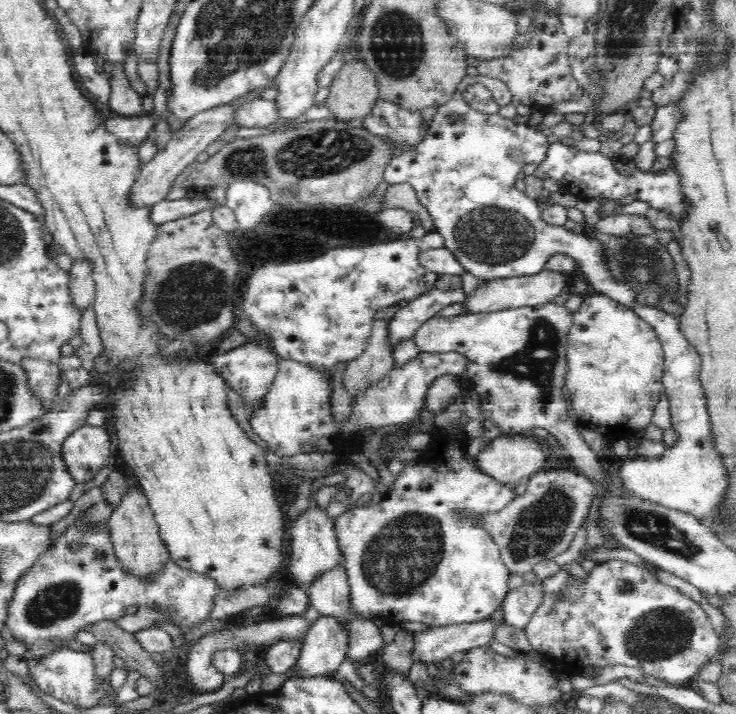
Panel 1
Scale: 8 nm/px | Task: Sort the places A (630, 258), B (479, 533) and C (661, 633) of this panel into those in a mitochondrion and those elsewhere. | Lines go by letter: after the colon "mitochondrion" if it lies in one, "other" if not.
A: mitochondrion
B: other
C: mitochondrion

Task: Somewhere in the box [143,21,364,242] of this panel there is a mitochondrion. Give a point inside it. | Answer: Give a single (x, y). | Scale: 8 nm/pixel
(323, 218)

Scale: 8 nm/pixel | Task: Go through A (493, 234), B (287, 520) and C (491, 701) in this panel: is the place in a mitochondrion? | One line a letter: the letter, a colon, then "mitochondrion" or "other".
A: mitochondrion
B: other
C: other

